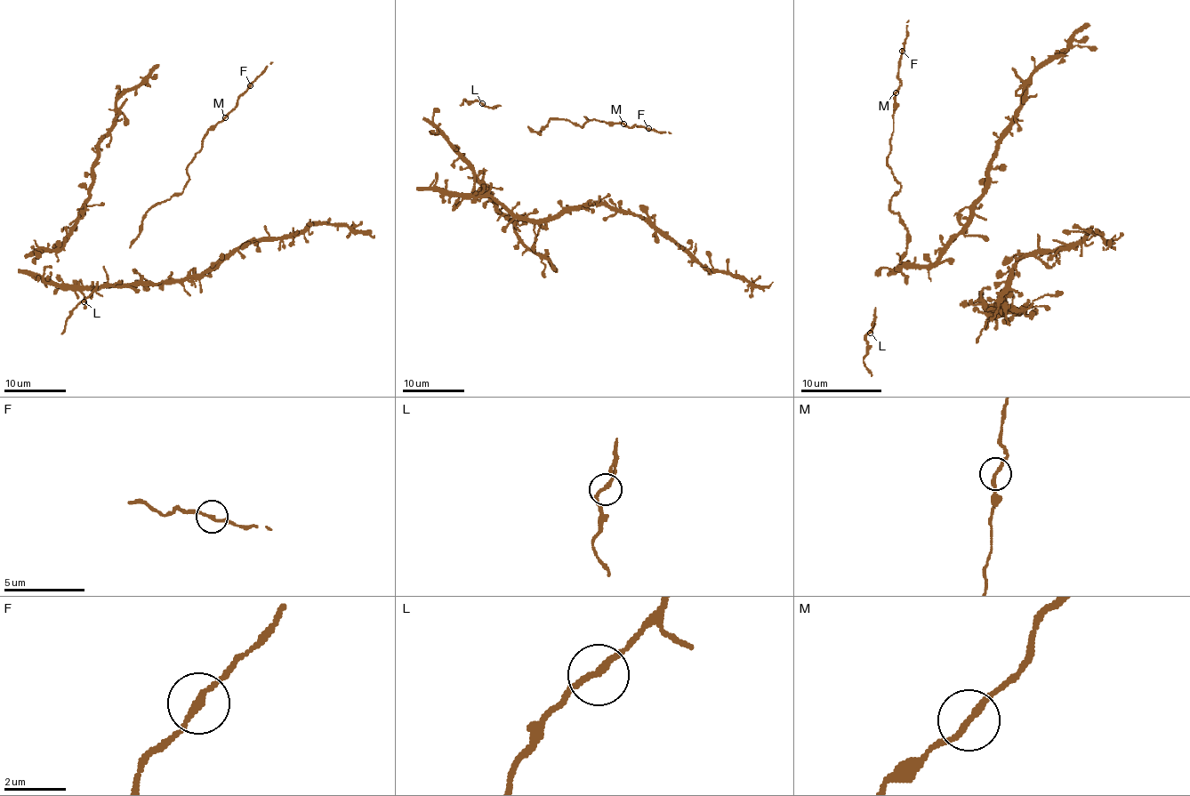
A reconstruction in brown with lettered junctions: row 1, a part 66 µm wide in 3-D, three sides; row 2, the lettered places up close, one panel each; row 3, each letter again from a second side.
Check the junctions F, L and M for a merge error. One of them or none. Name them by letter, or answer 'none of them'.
none of them

